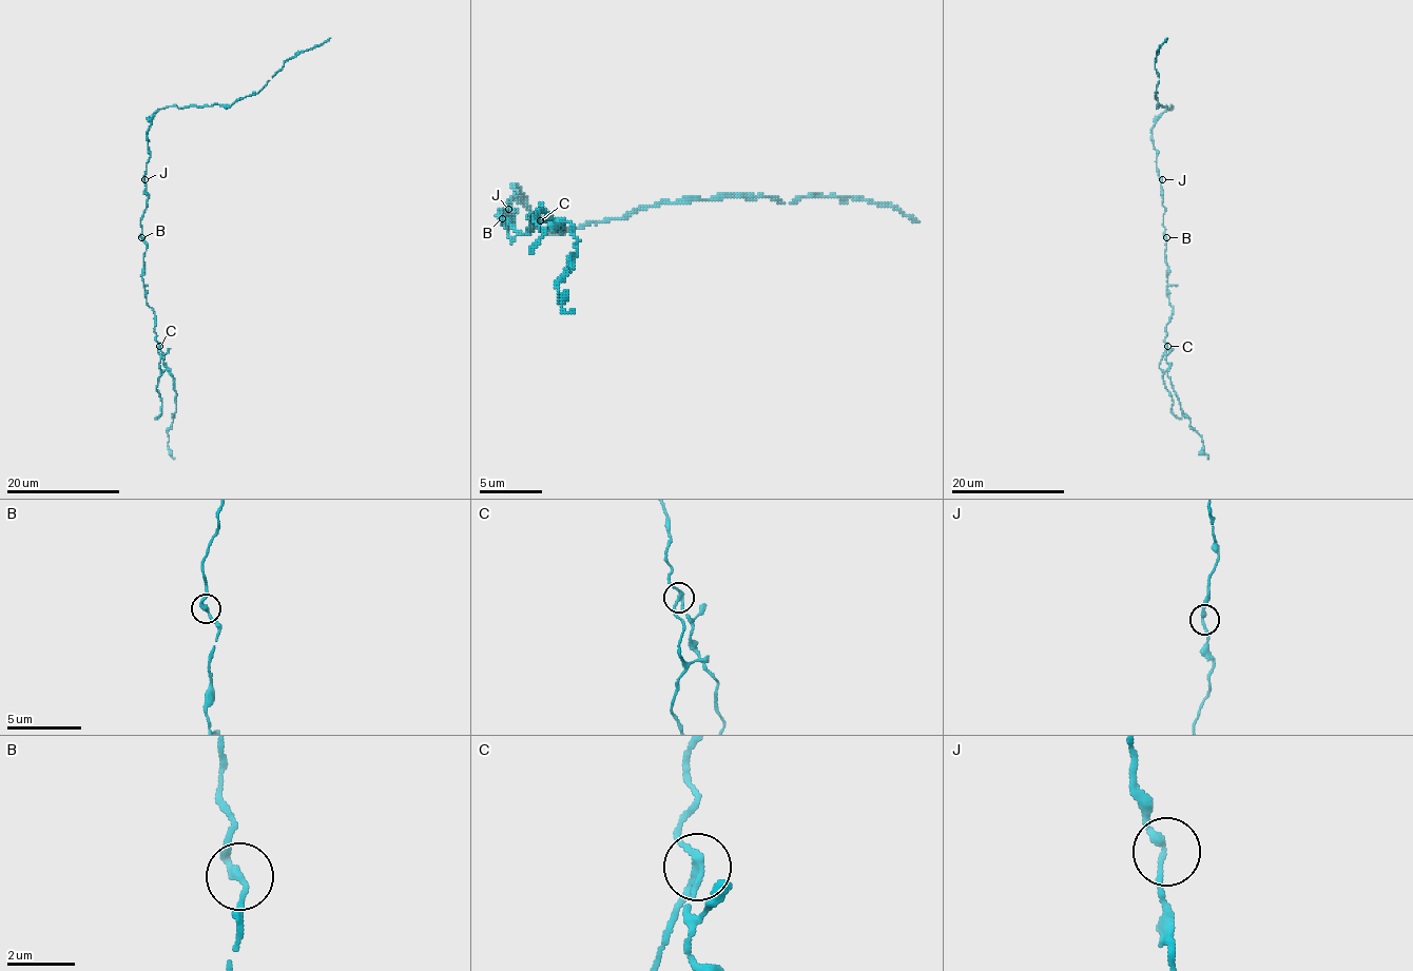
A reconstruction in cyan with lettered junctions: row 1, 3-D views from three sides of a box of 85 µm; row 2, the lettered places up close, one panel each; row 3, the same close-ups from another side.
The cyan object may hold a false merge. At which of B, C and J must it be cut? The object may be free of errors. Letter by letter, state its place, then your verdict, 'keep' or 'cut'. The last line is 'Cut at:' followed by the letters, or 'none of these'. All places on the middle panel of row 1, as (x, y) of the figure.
B: place (502, 218); keep
C: place (540, 220); cut
J: place (508, 209); keep
Cut at: C

